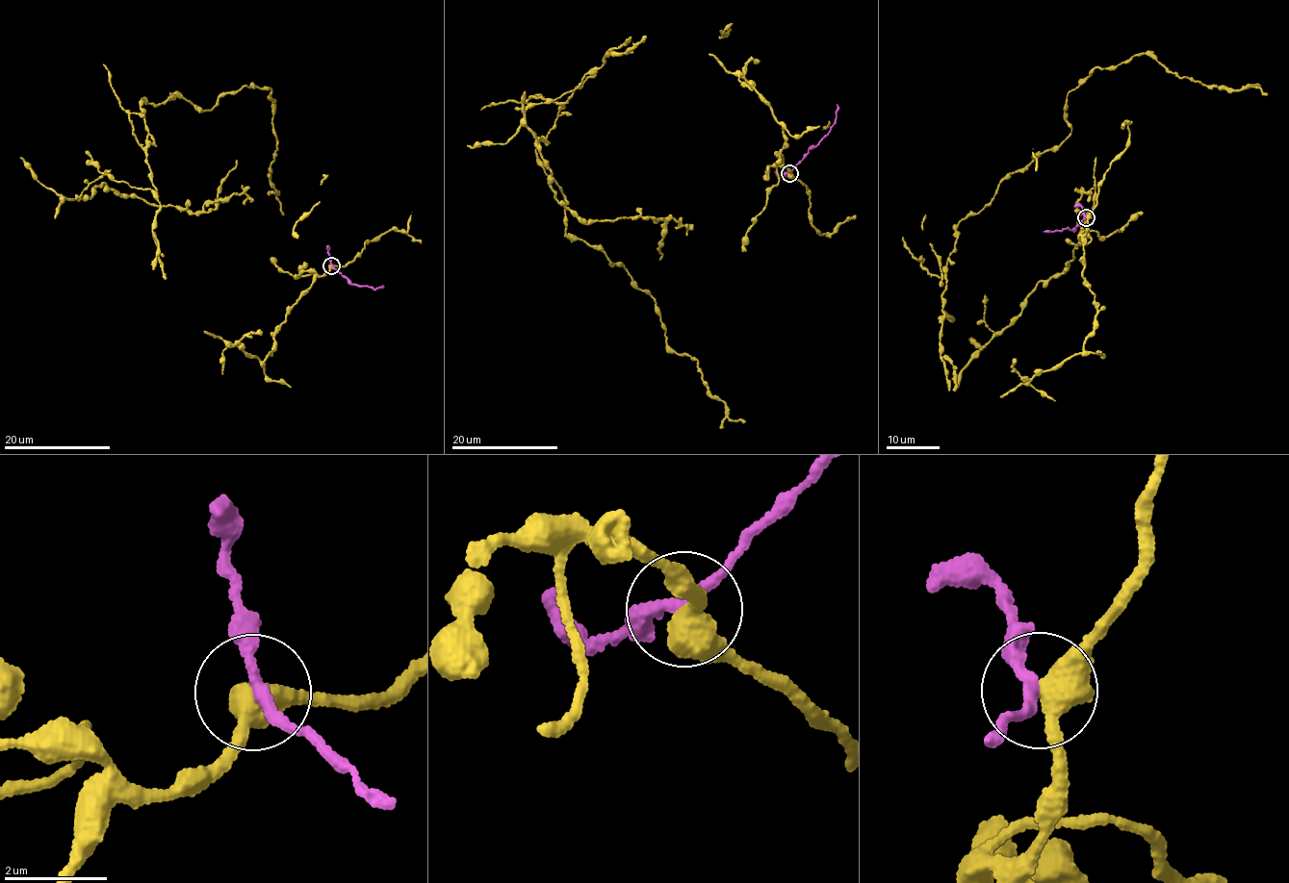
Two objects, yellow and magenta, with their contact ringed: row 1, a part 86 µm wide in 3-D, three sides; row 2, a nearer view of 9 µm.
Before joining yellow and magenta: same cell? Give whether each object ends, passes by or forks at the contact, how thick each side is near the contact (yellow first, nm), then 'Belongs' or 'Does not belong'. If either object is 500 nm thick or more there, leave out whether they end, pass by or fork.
At the ring yellow passes by. At the ring magenta passes by. Thickness 440 nm (yellow) against 200 nm. Does not belong

